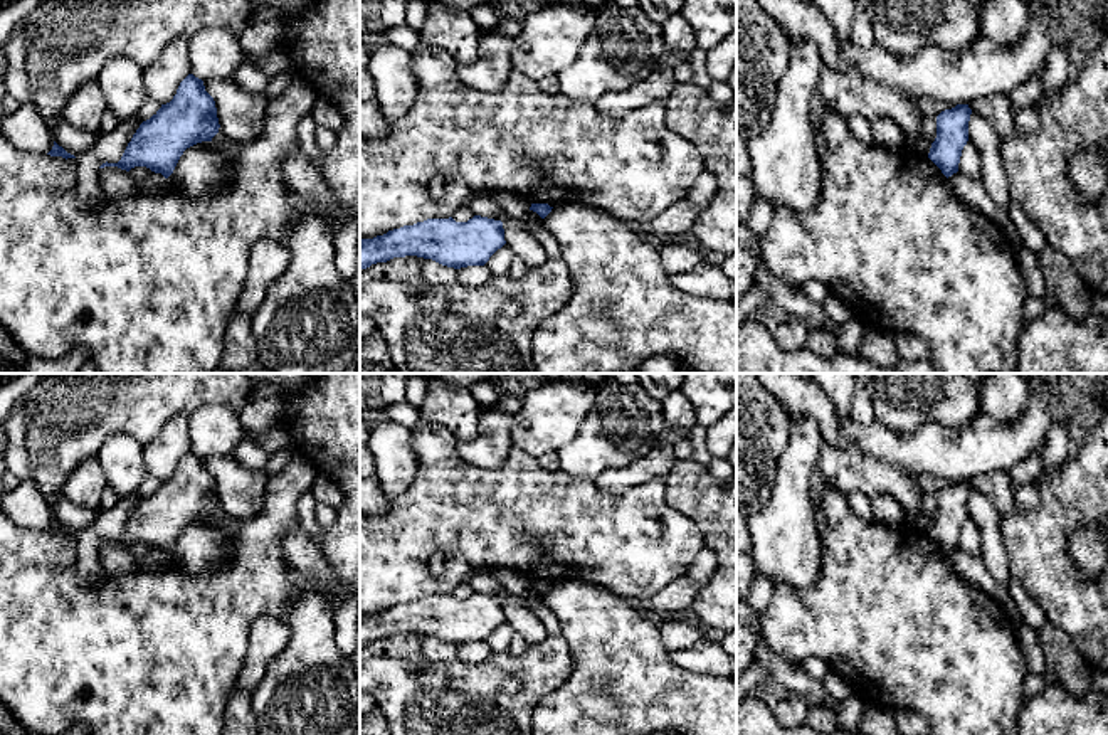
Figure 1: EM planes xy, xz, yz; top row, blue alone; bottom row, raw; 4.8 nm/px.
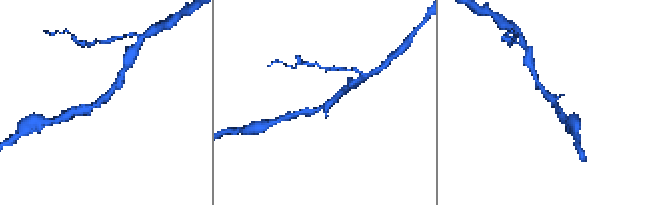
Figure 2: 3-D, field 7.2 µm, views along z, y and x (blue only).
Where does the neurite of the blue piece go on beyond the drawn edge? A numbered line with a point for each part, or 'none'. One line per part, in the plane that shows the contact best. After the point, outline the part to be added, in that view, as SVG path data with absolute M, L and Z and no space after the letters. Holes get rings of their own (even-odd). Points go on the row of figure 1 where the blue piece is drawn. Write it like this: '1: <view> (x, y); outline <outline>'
none

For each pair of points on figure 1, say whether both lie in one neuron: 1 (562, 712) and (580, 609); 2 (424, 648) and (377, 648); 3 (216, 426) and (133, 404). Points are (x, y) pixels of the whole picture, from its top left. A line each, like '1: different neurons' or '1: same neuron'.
1: same neuron
2: same neuron
3: different neurons

